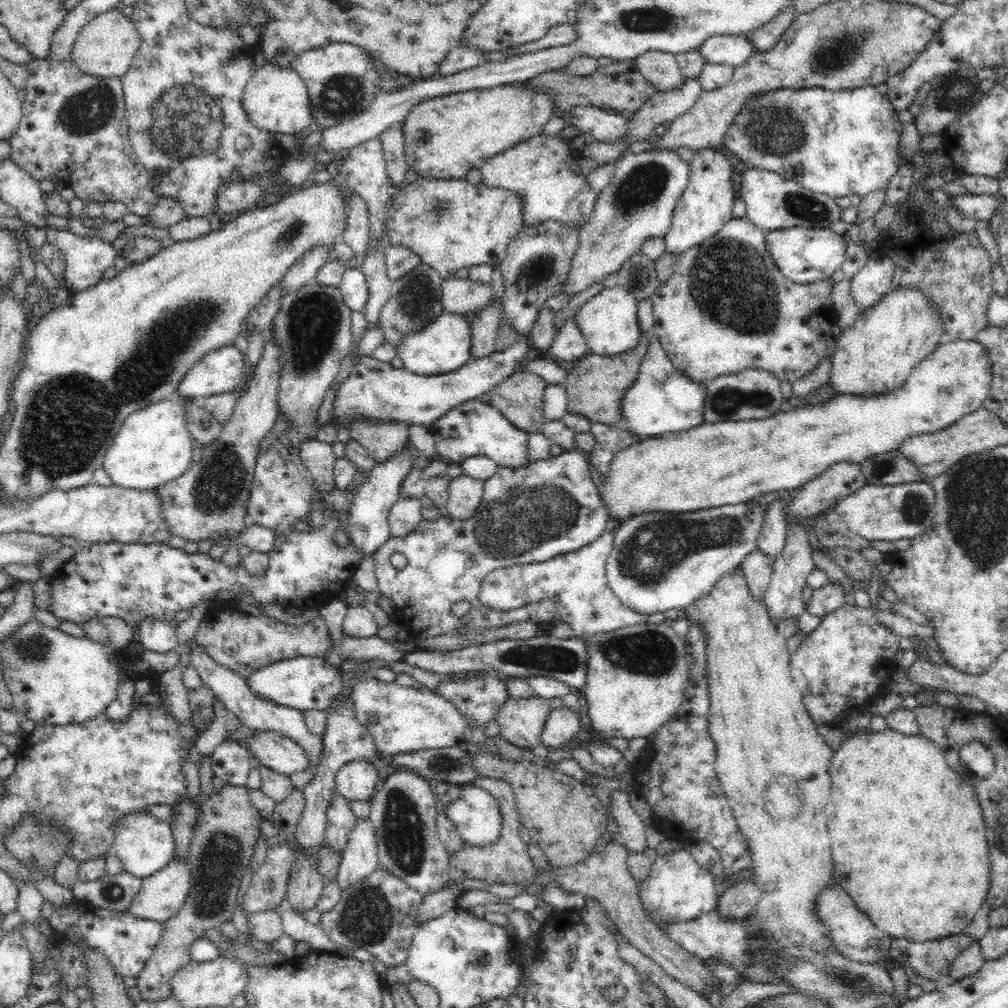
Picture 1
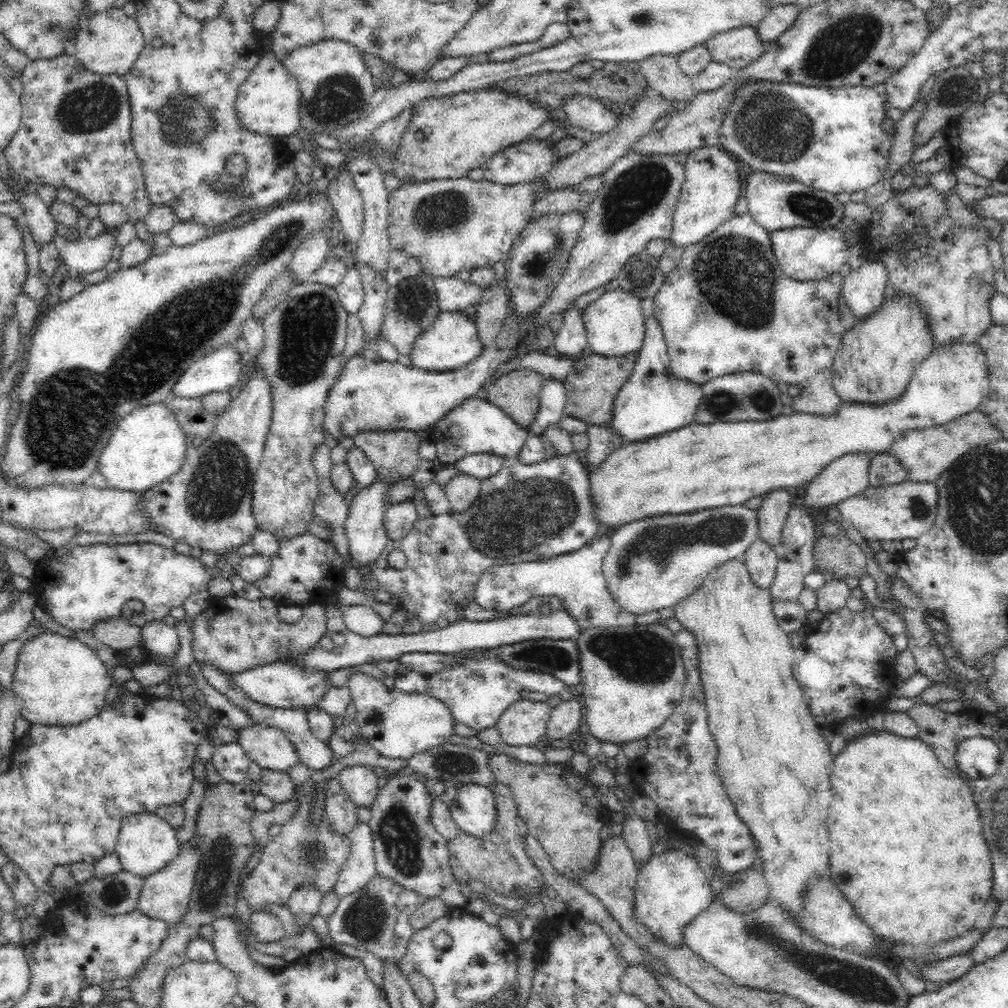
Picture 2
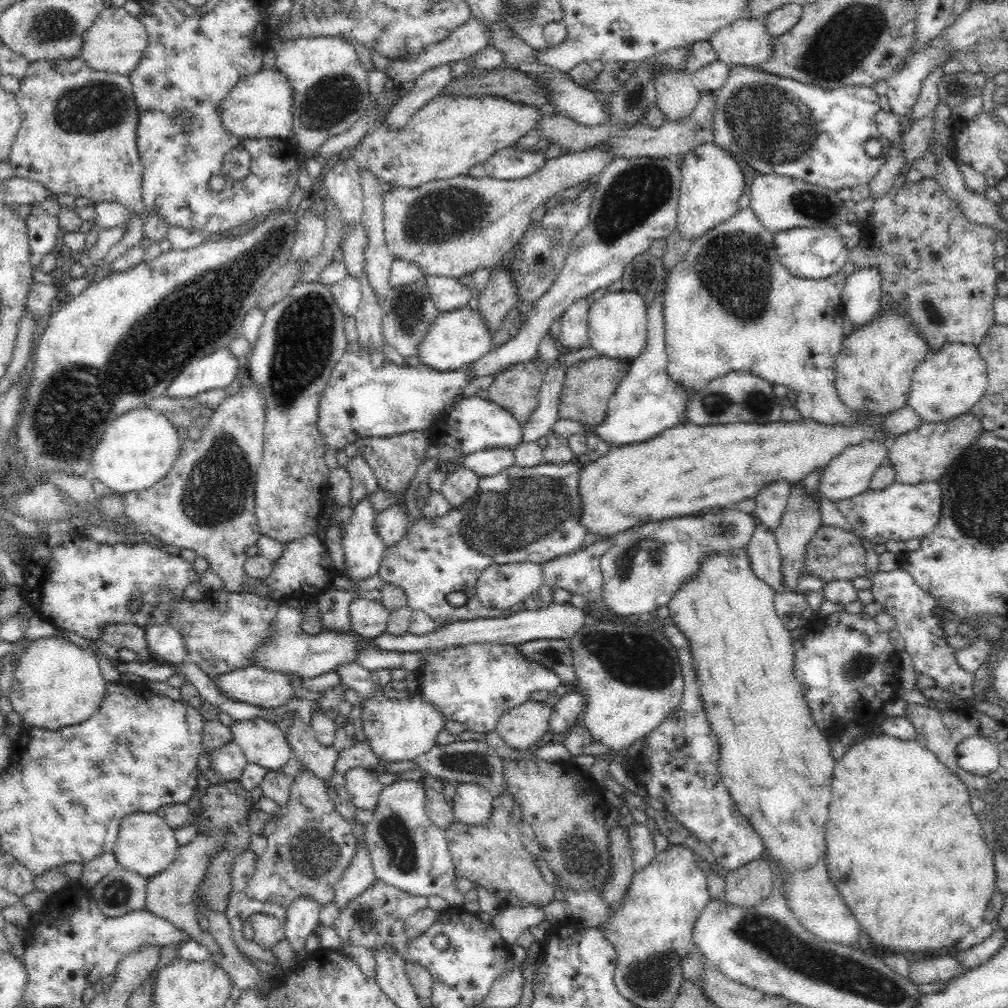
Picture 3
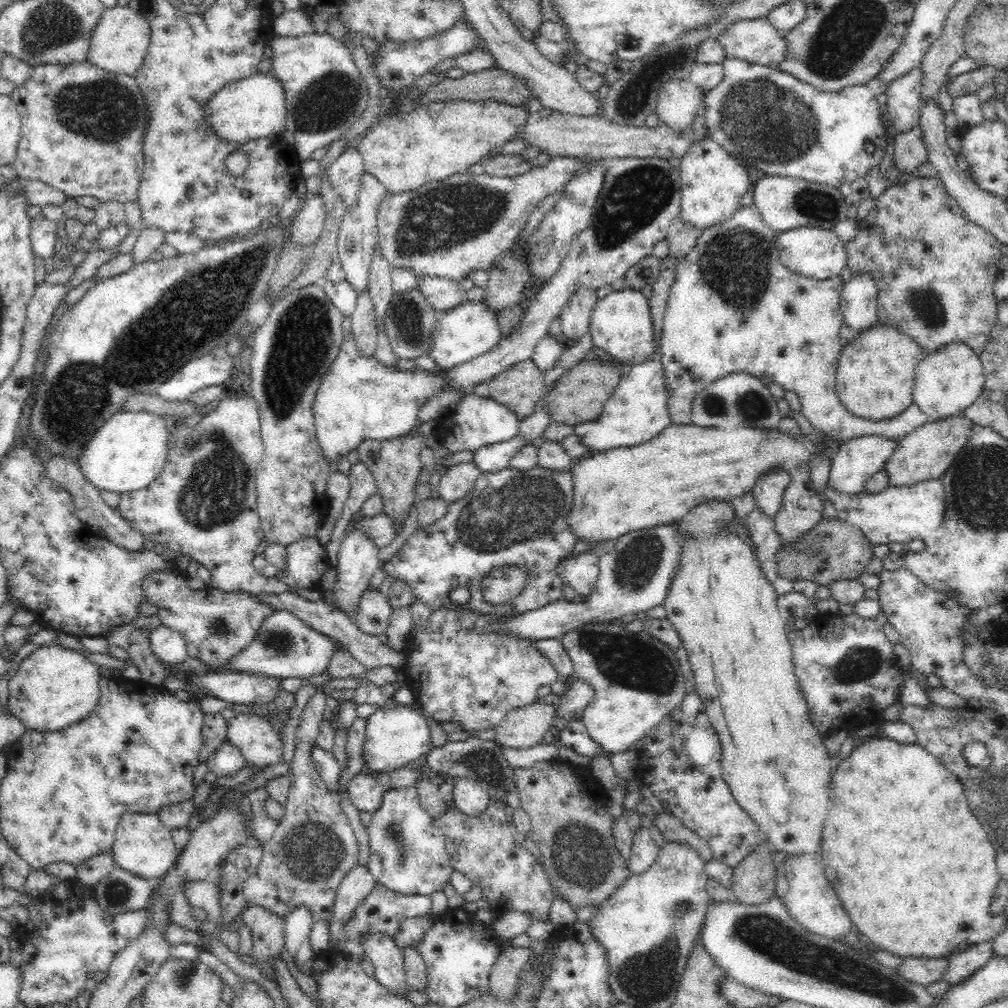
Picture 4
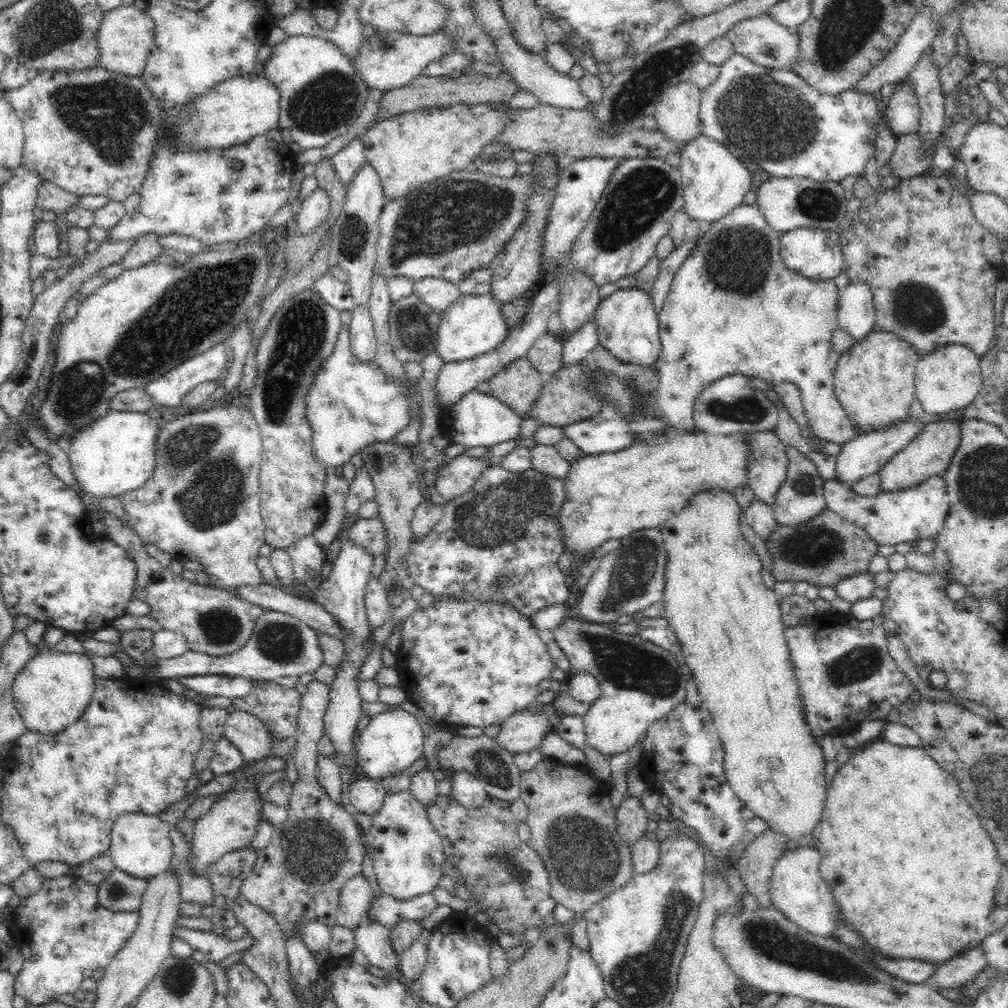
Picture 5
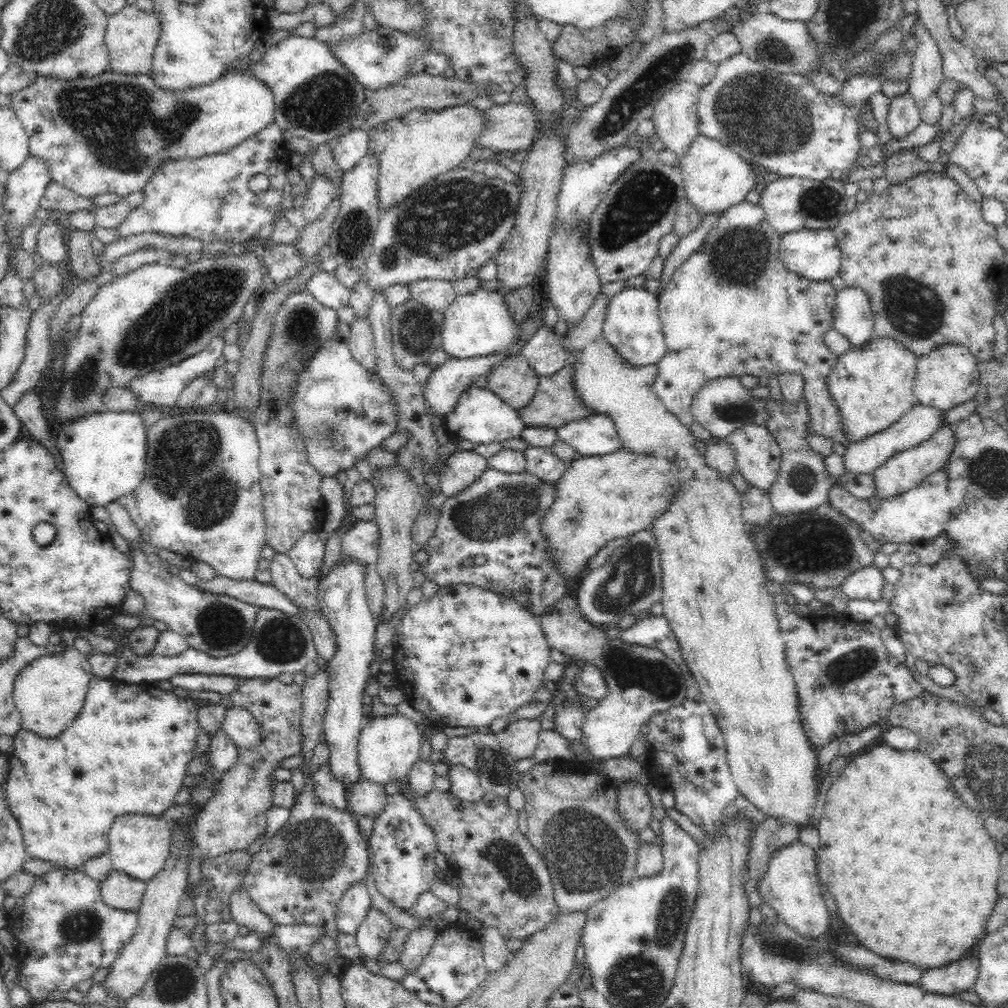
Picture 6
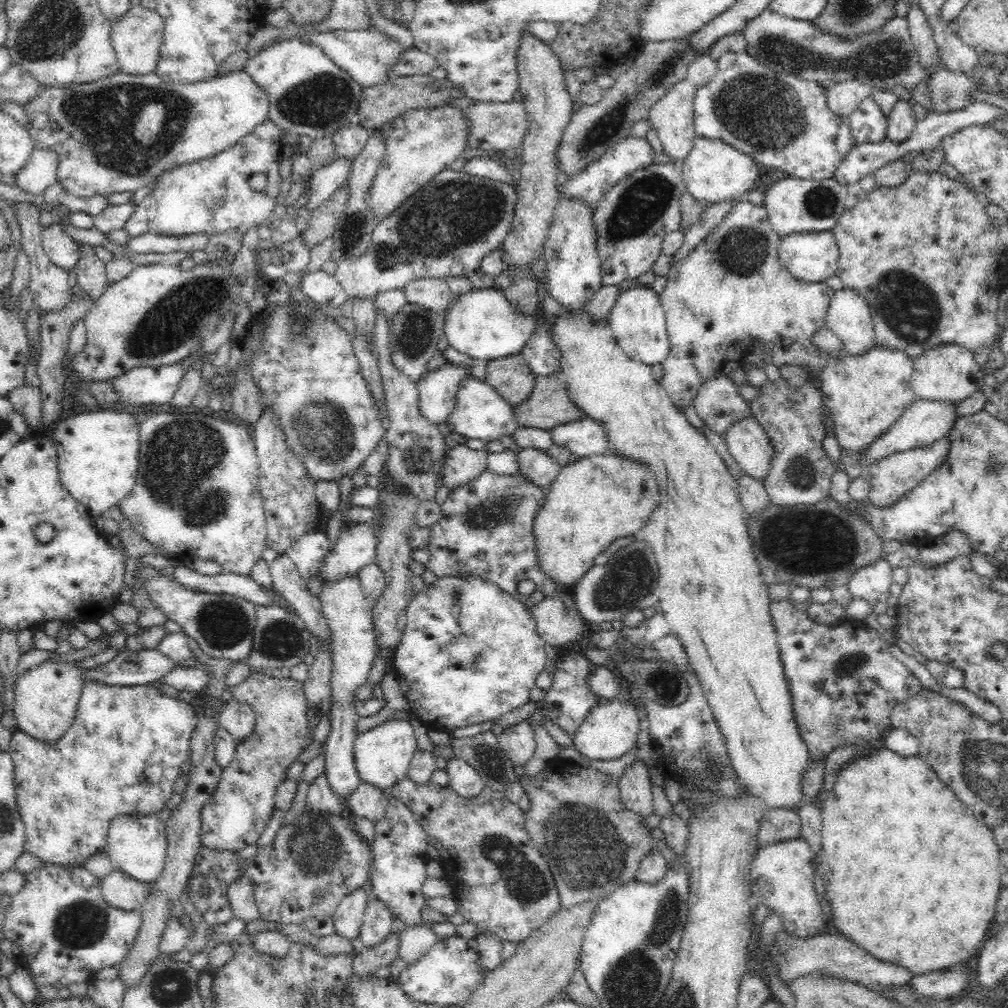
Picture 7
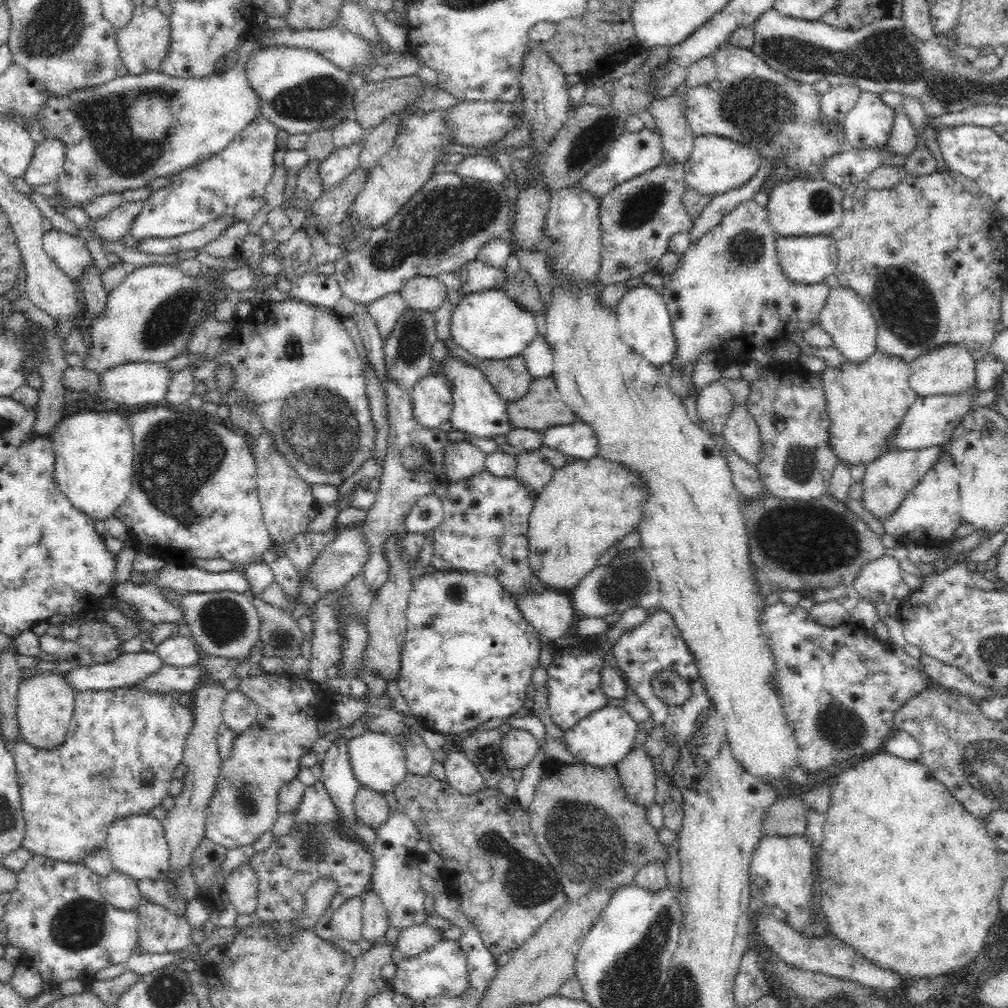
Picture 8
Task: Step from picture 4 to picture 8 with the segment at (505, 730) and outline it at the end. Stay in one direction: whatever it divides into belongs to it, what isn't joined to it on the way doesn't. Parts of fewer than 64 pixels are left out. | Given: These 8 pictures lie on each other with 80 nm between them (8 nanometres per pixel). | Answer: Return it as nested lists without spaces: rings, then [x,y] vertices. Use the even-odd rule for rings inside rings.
[[[512,723],[512,728],[502,736],[501,749],[510,768],[523,769],[534,758],[538,743],[531,732]]]

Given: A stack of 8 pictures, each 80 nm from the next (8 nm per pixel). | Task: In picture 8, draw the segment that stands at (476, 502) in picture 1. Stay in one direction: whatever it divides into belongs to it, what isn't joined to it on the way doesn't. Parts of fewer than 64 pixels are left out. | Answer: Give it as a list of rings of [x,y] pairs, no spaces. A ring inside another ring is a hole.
[[[470,441],[449,442],[444,449],[444,475],[447,482],[458,482],[480,474],[485,470],[486,457],[487,454],[472,446]]]

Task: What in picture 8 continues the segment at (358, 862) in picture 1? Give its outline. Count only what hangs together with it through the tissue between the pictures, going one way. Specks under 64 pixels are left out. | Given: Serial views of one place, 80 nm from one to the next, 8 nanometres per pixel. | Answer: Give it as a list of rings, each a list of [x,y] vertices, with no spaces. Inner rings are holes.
[[[363,894],[347,898],[334,912],[331,925],[335,936],[356,943],[363,930]]]

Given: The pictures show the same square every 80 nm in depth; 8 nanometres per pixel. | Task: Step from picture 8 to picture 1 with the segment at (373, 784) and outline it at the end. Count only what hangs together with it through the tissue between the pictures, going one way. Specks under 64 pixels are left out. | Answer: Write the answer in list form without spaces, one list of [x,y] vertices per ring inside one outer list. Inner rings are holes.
[[[374,677],[357,682],[351,694],[356,719],[372,733],[377,750],[385,756],[462,745],[464,731],[473,726],[448,699],[424,686],[402,686]]]

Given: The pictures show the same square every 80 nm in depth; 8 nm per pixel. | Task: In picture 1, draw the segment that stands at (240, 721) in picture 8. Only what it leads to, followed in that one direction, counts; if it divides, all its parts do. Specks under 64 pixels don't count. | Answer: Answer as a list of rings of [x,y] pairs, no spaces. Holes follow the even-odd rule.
[[[258,731],[250,740],[253,756],[261,765],[289,776],[310,769],[305,750],[295,740],[276,731]]]

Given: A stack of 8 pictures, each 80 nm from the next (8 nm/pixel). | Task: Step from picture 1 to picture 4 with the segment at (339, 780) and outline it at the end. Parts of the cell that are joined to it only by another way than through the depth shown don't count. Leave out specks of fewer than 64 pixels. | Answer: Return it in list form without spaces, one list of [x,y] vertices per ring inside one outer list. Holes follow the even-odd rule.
[[[364,769],[349,780],[347,794],[351,803],[359,811],[373,813],[380,806],[384,787],[376,781],[376,776]]]

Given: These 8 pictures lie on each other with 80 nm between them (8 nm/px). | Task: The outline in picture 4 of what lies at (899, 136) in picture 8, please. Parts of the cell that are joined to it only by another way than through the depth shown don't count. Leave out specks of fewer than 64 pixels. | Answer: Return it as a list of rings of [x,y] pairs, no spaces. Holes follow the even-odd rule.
[[[918,65],[887,85],[885,94],[888,103],[885,110],[897,133],[919,126],[923,80],[923,69]]]

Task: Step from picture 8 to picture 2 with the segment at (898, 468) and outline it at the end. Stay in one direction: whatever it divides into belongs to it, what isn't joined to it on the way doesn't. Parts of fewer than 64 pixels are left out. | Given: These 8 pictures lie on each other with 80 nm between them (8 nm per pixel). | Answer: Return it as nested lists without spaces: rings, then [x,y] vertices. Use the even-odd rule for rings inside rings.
[[[976,409],[941,427],[908,431],[895,440],[887,452],[893,454],[902,463],[907,470],[908,481],[934,483],[942,472],[966,452],[1004,439],[1007,438],[993,426],[991,420],[981,410]]]

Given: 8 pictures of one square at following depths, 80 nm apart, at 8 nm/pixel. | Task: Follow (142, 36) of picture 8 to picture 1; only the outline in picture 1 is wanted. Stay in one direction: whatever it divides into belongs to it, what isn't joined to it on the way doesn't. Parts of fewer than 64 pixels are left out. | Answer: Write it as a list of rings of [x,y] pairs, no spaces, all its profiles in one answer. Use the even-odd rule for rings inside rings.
[[[110,9],[96,15],[78,34],[70,61],[78,71],[100,78],[120,77],[130,68],[134,54],[140,46],[140,35],[130,18],[118,9]]]

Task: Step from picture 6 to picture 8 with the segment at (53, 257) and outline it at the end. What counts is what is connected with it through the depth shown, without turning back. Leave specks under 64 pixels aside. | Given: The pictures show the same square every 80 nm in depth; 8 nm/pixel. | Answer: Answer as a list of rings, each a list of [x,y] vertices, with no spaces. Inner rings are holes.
[[[52,229],[43,235],[43,247],[50,260],[71,279],[92,264],[84,239]]]

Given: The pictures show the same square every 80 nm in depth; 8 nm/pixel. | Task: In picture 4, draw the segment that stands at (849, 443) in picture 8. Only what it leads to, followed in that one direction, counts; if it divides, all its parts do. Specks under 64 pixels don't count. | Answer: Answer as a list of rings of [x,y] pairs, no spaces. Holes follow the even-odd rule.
[[[879,320],[854,335],[851,341],[844,344],[840,352],[836,373],[836,390],[842,404],[854,416],[868,420],[886,420],[900,414],[912,404],[912,389],[915,382],[916,366],[924,359],[925,351],[911,337],[895,324],[884,324]]]

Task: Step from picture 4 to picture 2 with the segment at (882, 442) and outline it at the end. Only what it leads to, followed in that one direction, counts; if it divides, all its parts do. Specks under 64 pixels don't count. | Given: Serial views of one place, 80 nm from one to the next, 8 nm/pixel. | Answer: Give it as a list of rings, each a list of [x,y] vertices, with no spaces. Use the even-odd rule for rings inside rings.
[[[856,453],[833,460],[810,481],[804,495],[796,500],[797,504],[820,516],[828,507],[860,494],[869,486],[868,464],[871,456]]]

